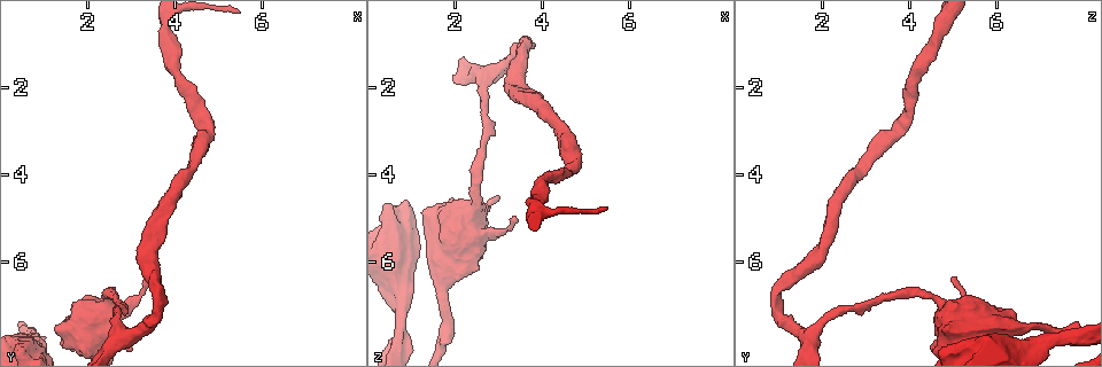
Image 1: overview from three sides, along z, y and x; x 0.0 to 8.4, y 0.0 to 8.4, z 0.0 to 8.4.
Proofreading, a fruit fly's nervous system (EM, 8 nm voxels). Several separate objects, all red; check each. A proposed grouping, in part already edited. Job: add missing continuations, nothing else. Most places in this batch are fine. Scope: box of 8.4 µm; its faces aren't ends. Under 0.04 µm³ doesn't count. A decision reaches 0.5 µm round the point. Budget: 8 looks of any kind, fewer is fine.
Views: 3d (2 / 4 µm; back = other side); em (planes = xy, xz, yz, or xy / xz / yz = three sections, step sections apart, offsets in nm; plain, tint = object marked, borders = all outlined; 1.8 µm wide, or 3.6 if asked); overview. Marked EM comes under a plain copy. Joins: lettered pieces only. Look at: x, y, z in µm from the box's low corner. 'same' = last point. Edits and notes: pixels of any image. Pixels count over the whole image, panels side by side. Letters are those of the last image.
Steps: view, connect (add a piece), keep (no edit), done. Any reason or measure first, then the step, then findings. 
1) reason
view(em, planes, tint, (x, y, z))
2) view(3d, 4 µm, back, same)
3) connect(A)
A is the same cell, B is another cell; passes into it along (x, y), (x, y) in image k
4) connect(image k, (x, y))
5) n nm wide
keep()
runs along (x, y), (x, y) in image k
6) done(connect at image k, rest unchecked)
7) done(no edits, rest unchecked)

sharp bend
view(em, planes, borders, (3.65, 6.90, 0.95))

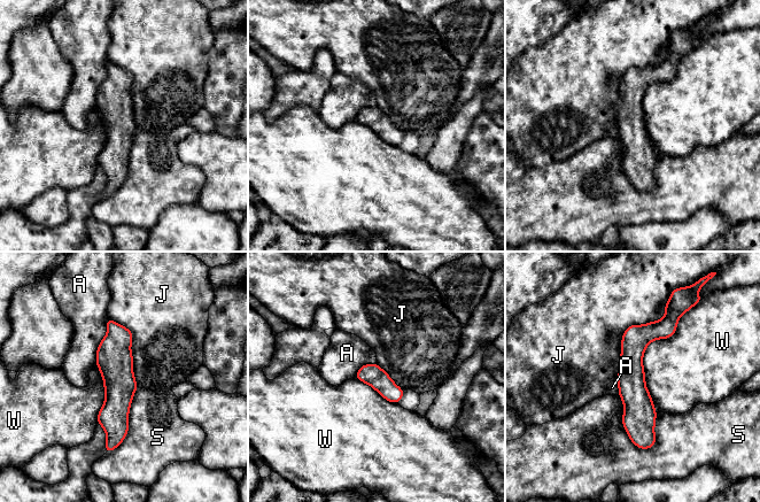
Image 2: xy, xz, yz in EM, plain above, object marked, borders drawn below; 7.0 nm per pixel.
keep()
A, J, S and W are other cells; border along (681, 316), (643, 354), (656, 412) in image 2; none of them fits

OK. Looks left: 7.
an open end
view(3d, 2 µm, (3.40, 6.30, 5.00))

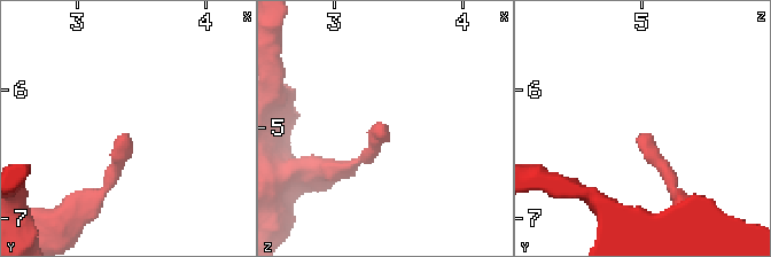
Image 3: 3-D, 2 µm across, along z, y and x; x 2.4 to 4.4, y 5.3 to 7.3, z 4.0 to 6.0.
view(em, planes, borders, (3.40, 6.34, 4.96))

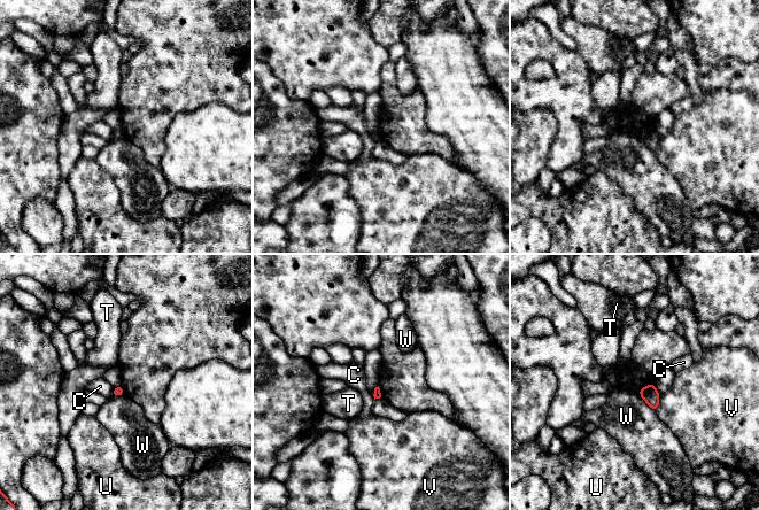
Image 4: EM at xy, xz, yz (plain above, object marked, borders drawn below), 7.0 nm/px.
keep()
C, T, U, V and W are other cells; border along (639, 393), (655, 411) in image 4; none of them fits

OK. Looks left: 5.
closes a loop
view(em, planes, tint, (0.85, 8.00, 6.70))

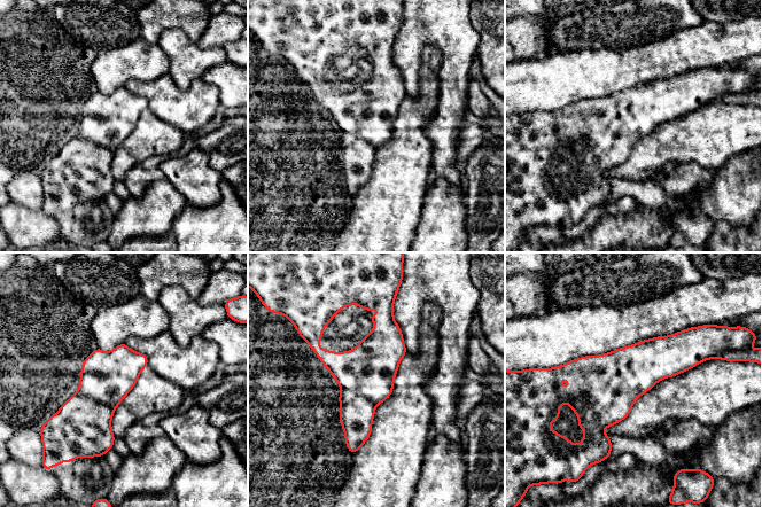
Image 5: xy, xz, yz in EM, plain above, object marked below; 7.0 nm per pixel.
view(em, planes, borders, same)

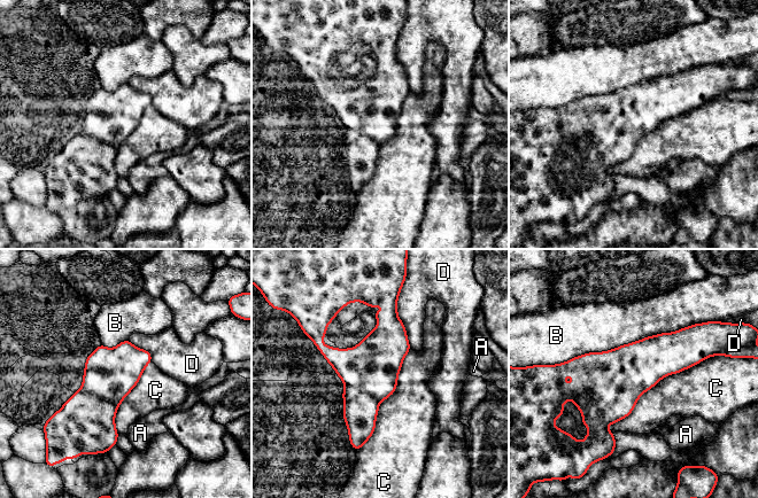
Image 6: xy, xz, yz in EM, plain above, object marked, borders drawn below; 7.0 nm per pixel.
keep()
A, B, C and D are other cells; border along (714, 355), (664, 375), (606, 429) in image 6; no lettered piece goes on from it

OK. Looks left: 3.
done(no edits, rest unchecked)

